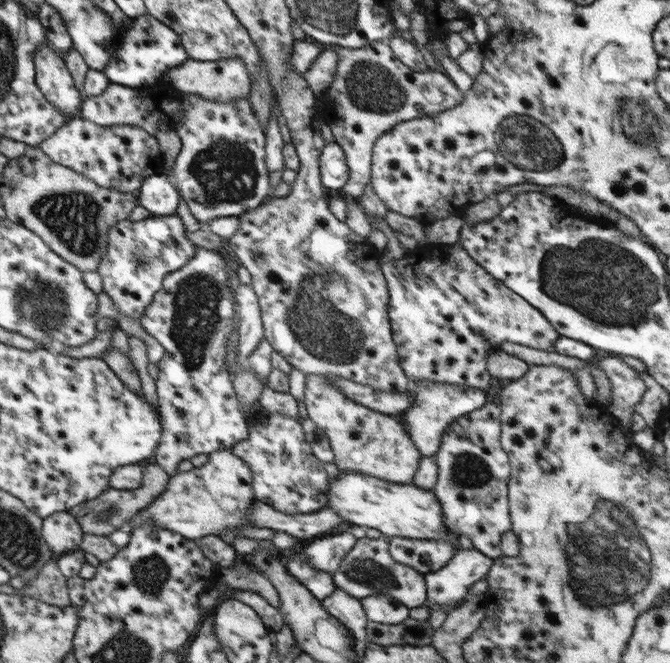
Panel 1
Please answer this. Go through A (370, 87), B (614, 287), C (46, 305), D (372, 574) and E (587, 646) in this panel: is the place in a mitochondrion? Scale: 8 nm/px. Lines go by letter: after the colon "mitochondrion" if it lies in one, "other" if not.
A: mitochondrion
B: mitochondrion
C: mitochondrion
D: mitochondrion
E: other

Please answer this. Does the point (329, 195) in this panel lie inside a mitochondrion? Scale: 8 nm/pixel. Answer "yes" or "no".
no

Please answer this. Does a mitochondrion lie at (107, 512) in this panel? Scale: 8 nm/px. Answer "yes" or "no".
yes

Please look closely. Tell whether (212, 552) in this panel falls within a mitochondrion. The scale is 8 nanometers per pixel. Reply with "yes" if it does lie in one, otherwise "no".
no

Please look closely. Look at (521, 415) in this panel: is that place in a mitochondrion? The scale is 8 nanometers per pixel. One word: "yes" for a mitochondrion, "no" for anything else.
no

